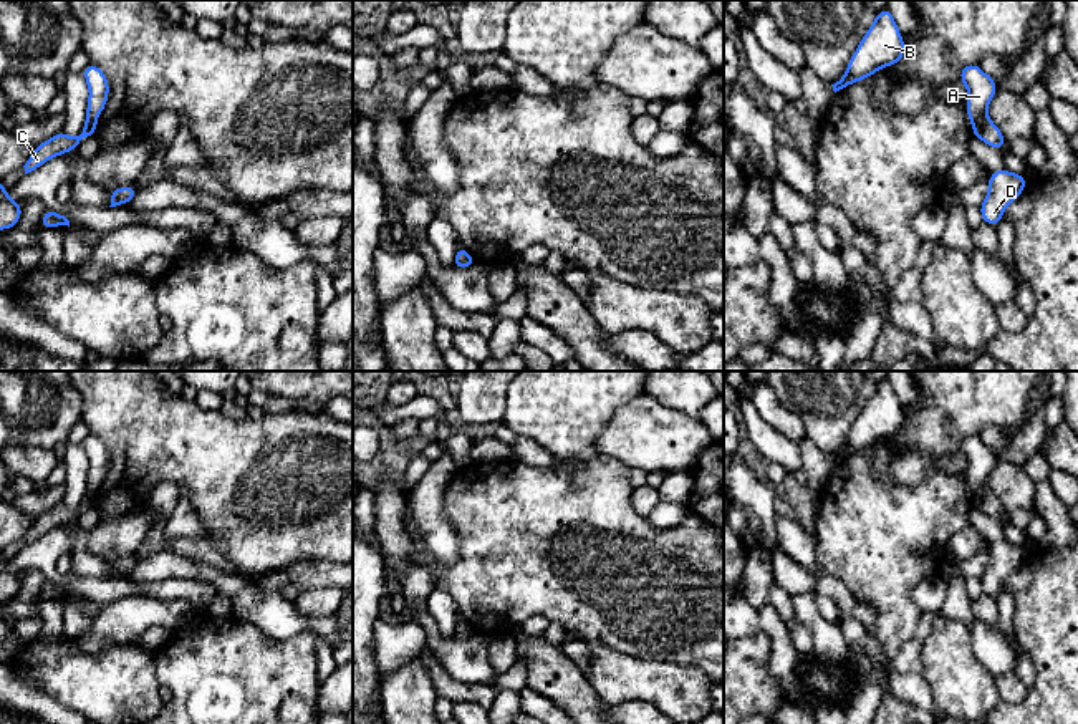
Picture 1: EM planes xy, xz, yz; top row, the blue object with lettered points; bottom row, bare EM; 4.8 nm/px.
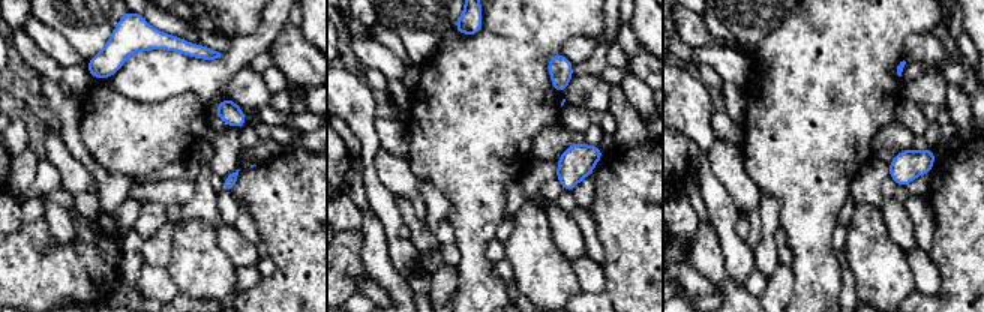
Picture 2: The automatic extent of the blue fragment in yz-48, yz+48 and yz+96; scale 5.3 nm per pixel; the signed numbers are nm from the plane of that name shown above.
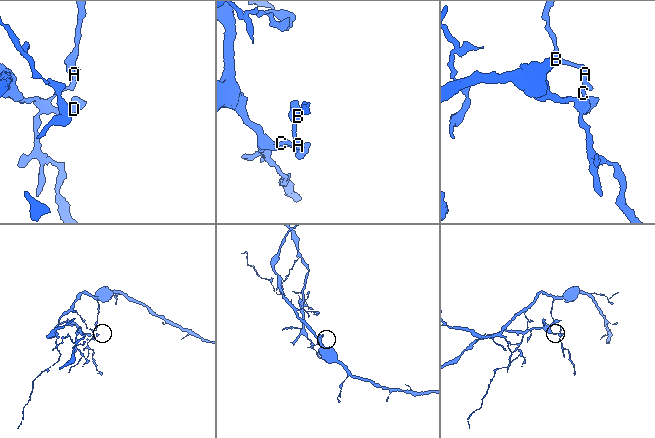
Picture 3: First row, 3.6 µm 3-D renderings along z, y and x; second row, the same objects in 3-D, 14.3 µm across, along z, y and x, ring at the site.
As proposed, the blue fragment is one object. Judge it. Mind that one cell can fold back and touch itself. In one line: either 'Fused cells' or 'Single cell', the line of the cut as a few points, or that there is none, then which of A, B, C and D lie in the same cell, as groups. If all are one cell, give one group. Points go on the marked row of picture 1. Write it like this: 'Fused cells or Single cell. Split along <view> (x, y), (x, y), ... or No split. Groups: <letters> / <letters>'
Fused cells. Split along yz (984, 113), (972, 121). Groups: A B / C D

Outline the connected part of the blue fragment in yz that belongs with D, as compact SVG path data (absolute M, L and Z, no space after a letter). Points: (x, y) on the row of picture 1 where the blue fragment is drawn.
M1005 169L994 171L989 179L989 192L980 209L982 220L997 227L1002 220L1003 209L1010 205L1027 187L1022 174L1008 172Z

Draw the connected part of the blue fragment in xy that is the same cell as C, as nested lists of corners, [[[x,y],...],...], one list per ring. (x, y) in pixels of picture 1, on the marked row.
[[[86,119],[84,128],[78,138],[70,138],[63,131],[53,136],[51,139],[41,142],[35,147],[35,152],[26,161],[25,174],[35,171],[46,161],[50,161],[55,156],[66,154],[71,149],[78,149],[83,139],[94,136],[98,129],[96,119]]]

